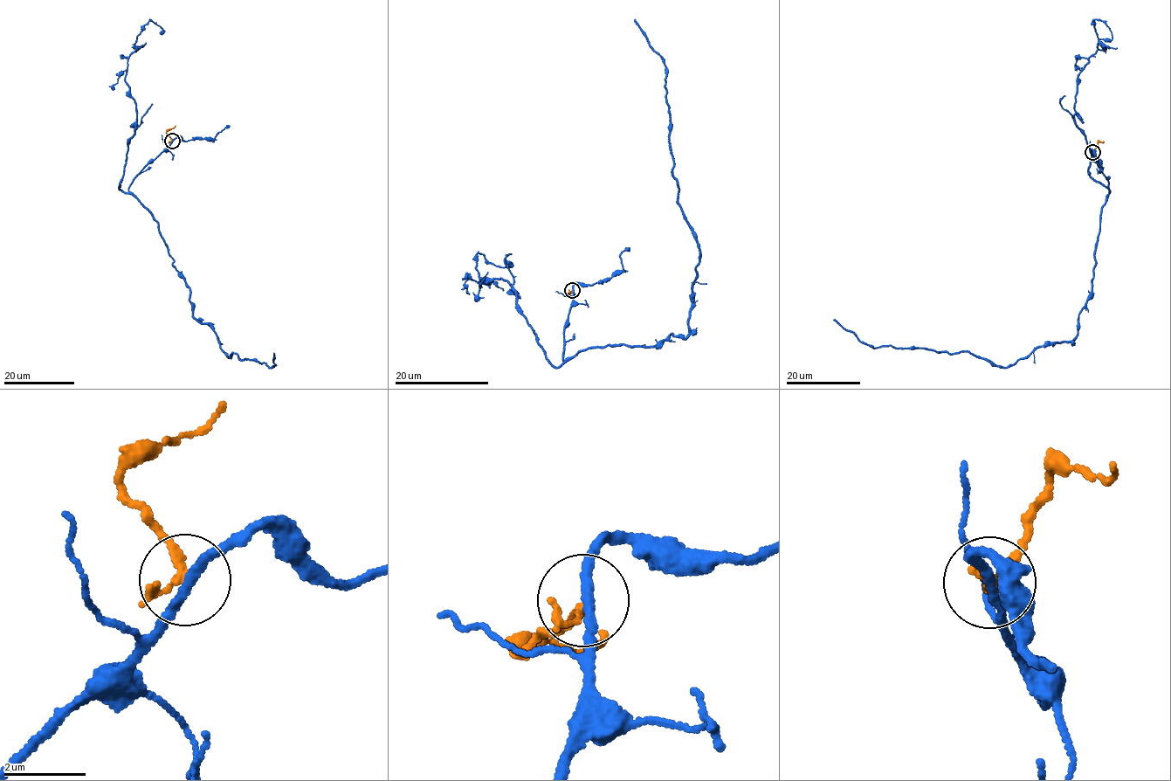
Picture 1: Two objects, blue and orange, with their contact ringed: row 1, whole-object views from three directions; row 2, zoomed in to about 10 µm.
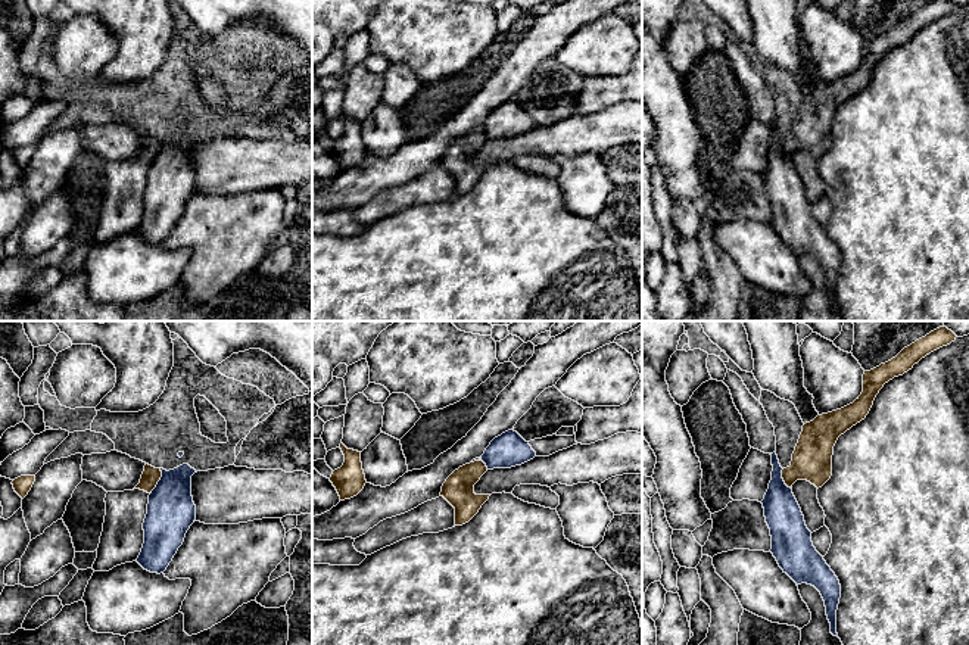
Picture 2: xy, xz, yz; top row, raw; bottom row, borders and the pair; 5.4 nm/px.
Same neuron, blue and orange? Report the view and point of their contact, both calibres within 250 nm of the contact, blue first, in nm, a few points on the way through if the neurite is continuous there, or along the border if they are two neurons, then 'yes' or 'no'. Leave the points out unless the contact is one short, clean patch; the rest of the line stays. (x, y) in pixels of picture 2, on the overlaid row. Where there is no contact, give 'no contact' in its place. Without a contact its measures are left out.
contact xy (158, 482); calibres 260 and 100 nm; border xy (161, 469), (161, 477), (150, 494); no

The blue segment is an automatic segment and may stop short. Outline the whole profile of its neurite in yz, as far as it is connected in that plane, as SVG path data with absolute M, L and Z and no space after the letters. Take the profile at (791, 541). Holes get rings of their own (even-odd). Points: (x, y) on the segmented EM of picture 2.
M776 452L772 455L772 480L761 501L766 523L770 529L772 549L779 567L797 585L814 586L826 607L831 633L836 633L836 610L841 598L841 585L835 573L816 551L811 532L807 529L801 508L782 479L782 467Z

